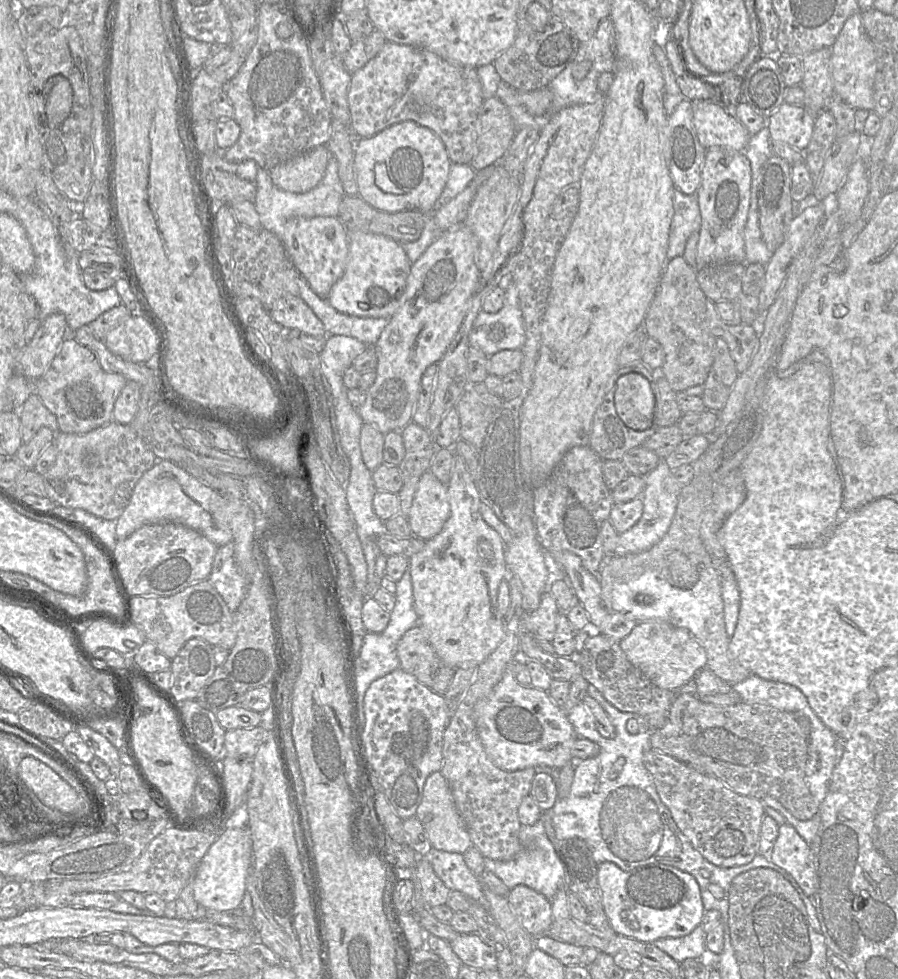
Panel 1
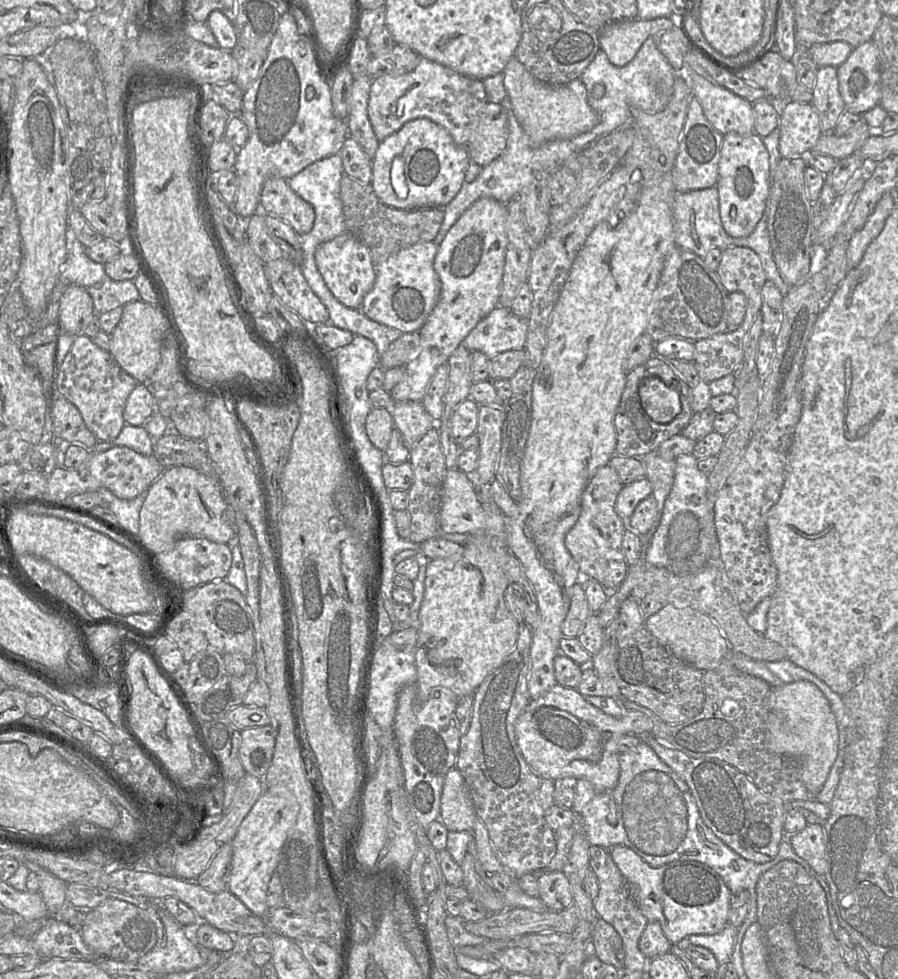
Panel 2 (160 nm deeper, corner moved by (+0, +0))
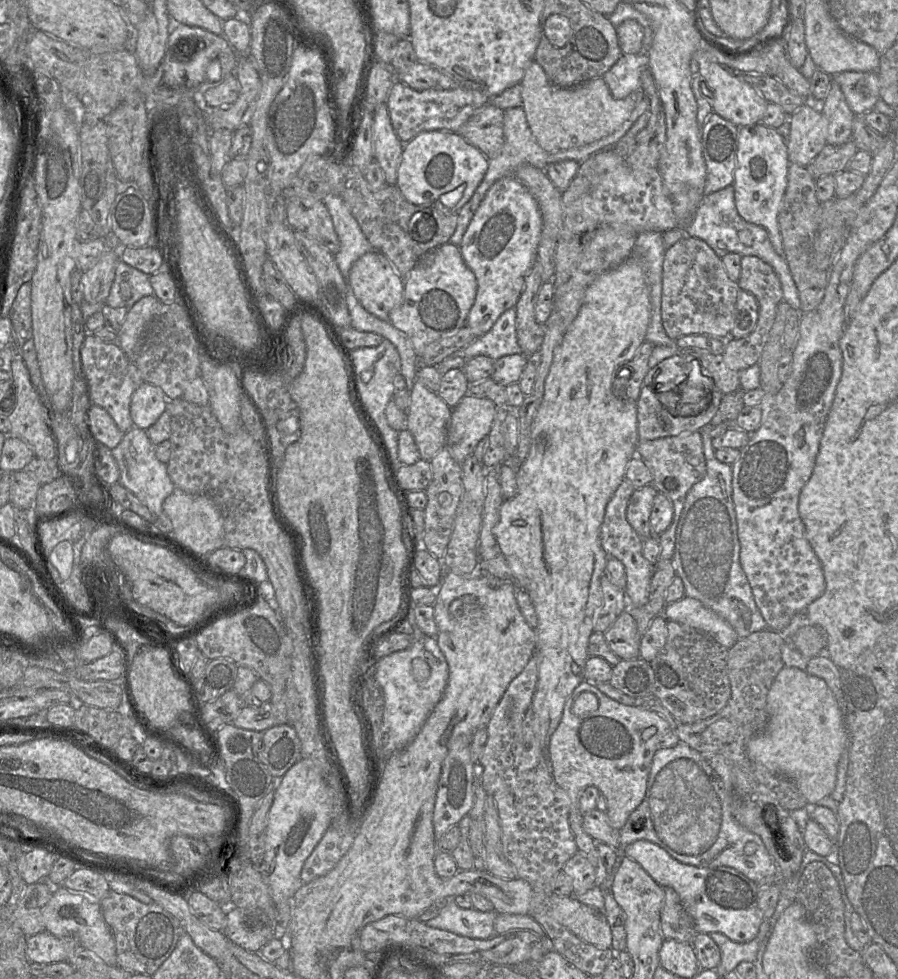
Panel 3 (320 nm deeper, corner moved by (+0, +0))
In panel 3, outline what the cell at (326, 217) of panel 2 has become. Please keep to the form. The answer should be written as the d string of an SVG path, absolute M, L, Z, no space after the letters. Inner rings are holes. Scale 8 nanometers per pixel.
M335 195L323 199L339 237L340 246L334 254L341 273L347 277L354 262L365 253L375 250L355 217L352 215L345 200Z

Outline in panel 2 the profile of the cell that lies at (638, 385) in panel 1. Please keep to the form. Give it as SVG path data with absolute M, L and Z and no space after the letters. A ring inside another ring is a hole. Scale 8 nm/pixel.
M661 379L642 380L638 393L645 413L656 423L668 423L681 411L680 392Z

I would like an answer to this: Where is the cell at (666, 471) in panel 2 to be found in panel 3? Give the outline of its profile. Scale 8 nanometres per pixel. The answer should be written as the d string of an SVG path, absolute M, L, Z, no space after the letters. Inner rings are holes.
M695 431L695 432L683 433L677 436L641 441L639 442L636 448L635 454L638 455L638 457L640 457L640 459L650 469L653 476L653 481L651 485L657 490L658 493L665 495L673 503L674 518L672 524L665 532L663 532L659 536L656 536L661 548L659 560L656 563L659 564L661 561L667 559L669 560L672 558L675 548L675 534L676 534L677 523L683 509L686 495L691 489L691 487L697 482L701 481L706 475L707 467L706 467L705 455L703 452L702 435L699 431Z

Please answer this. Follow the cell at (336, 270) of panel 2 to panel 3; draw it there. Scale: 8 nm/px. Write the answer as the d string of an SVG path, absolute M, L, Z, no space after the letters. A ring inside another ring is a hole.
M370 251L357 259L346 278L352 294L361 306L381 320L388 320L390 311L402 302L403 276L397 272L392 262L379 251Z

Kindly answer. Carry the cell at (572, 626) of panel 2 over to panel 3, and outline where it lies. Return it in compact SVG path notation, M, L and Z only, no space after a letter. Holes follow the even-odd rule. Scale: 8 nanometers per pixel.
M605 575L601 578L601 604L593 613L594 632L604 633L627 608L624 589L619 589L609 582Z

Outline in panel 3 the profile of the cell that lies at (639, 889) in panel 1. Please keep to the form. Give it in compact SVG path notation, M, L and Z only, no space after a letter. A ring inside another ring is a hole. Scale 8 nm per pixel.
M638 840L619 848L625 857L638 864L663 888L673 888L693 920L697 933L721 933L735 942L755 939L764 920L760 907L761 887L734 868L698 867L674 859L667 851L649 841Z

